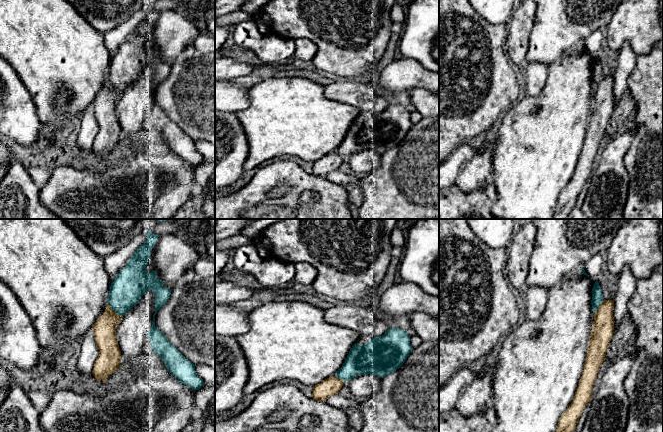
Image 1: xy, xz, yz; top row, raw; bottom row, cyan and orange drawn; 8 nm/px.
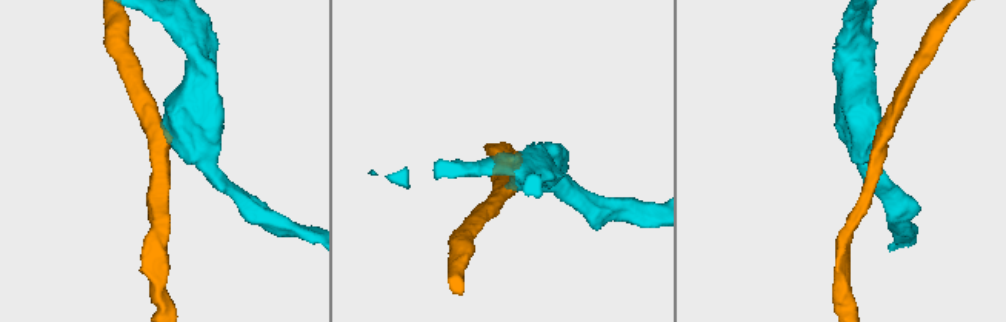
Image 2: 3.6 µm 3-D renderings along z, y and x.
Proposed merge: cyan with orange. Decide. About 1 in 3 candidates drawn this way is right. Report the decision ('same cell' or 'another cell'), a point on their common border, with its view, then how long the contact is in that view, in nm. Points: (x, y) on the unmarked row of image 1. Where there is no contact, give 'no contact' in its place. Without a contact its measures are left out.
another cell | xy (115, 87) | 160 nm

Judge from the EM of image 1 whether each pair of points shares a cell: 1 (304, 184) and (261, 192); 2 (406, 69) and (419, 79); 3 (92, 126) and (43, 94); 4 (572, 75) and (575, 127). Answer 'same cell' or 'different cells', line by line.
1: same cell
2: same cell
3: different cells
4: same cell

